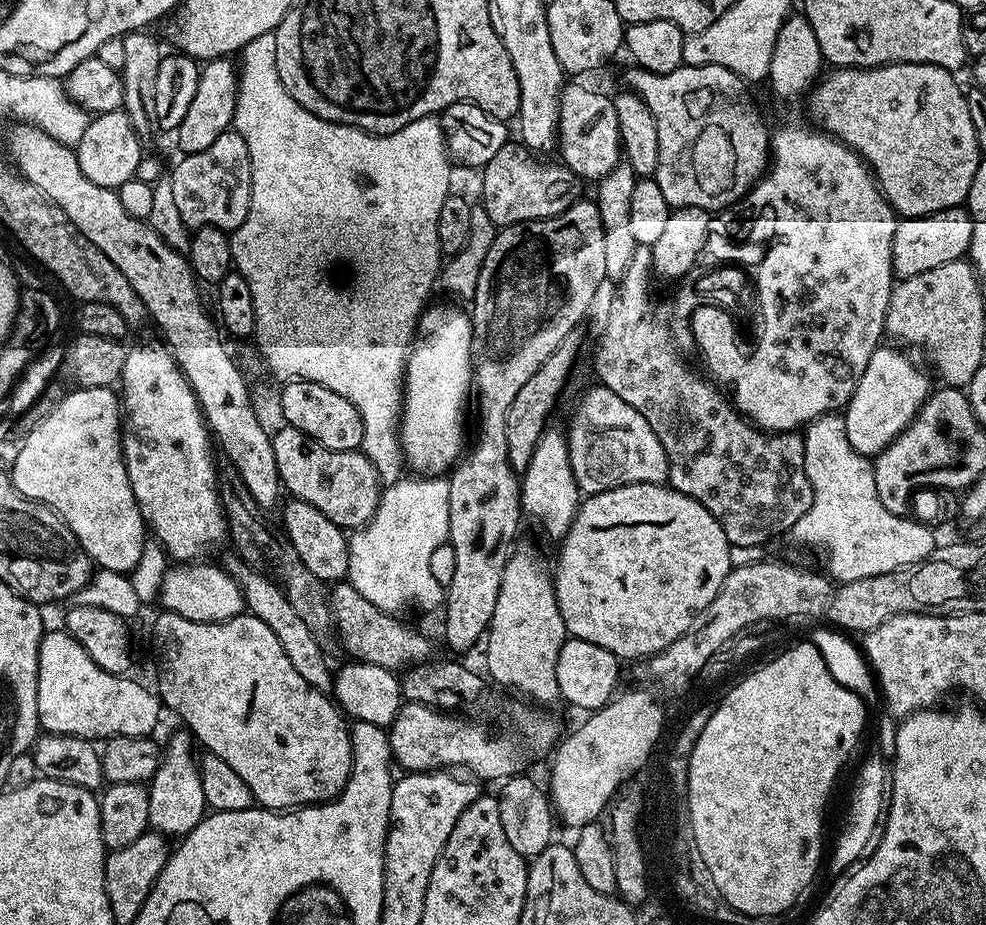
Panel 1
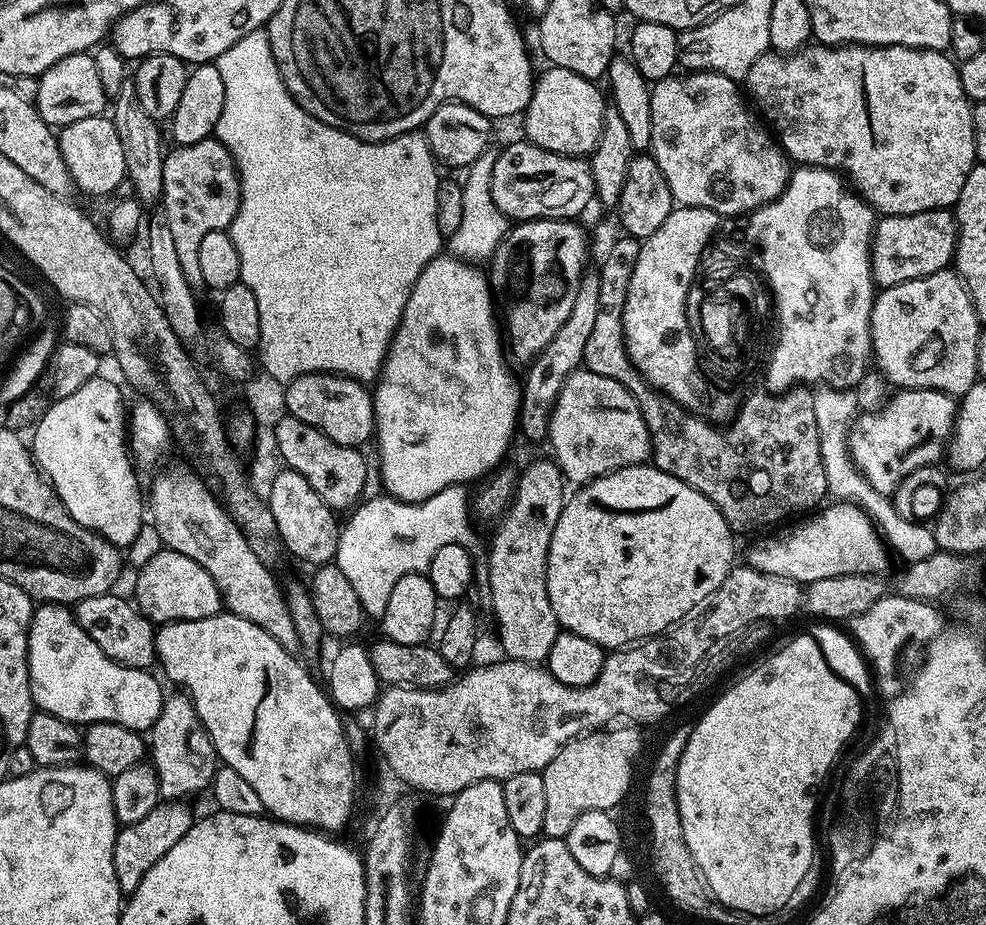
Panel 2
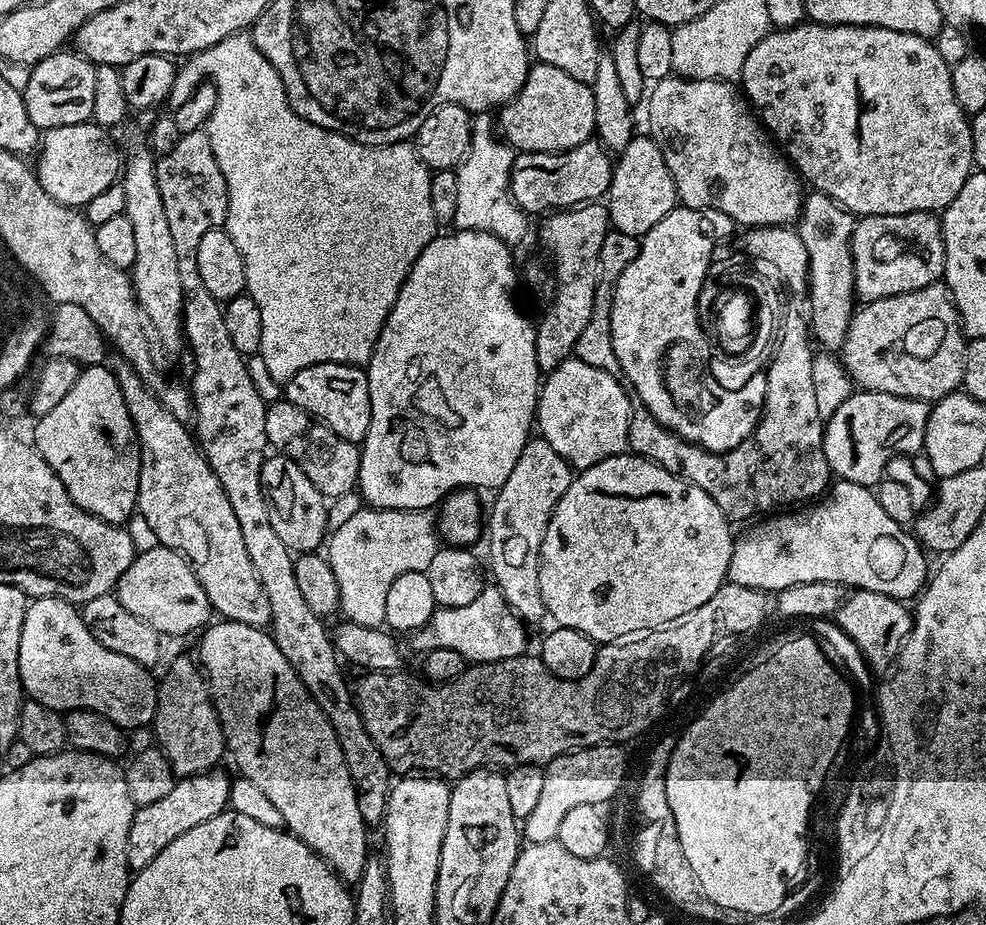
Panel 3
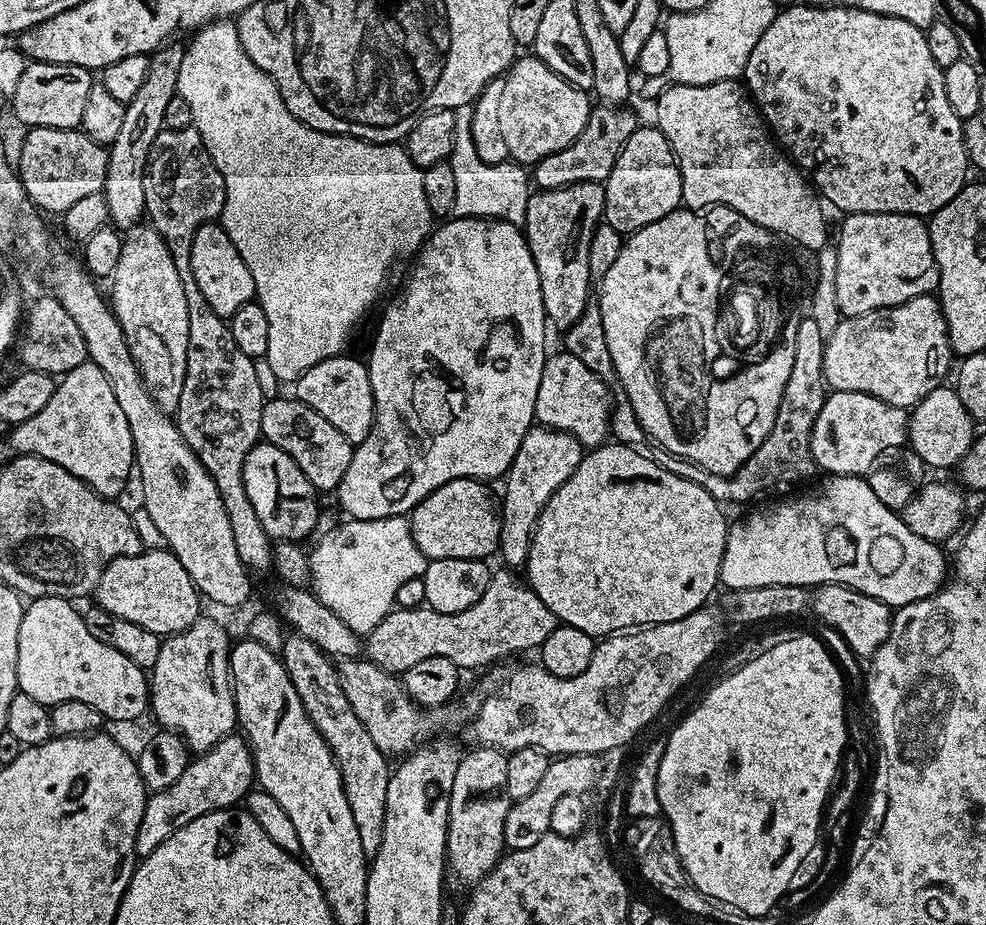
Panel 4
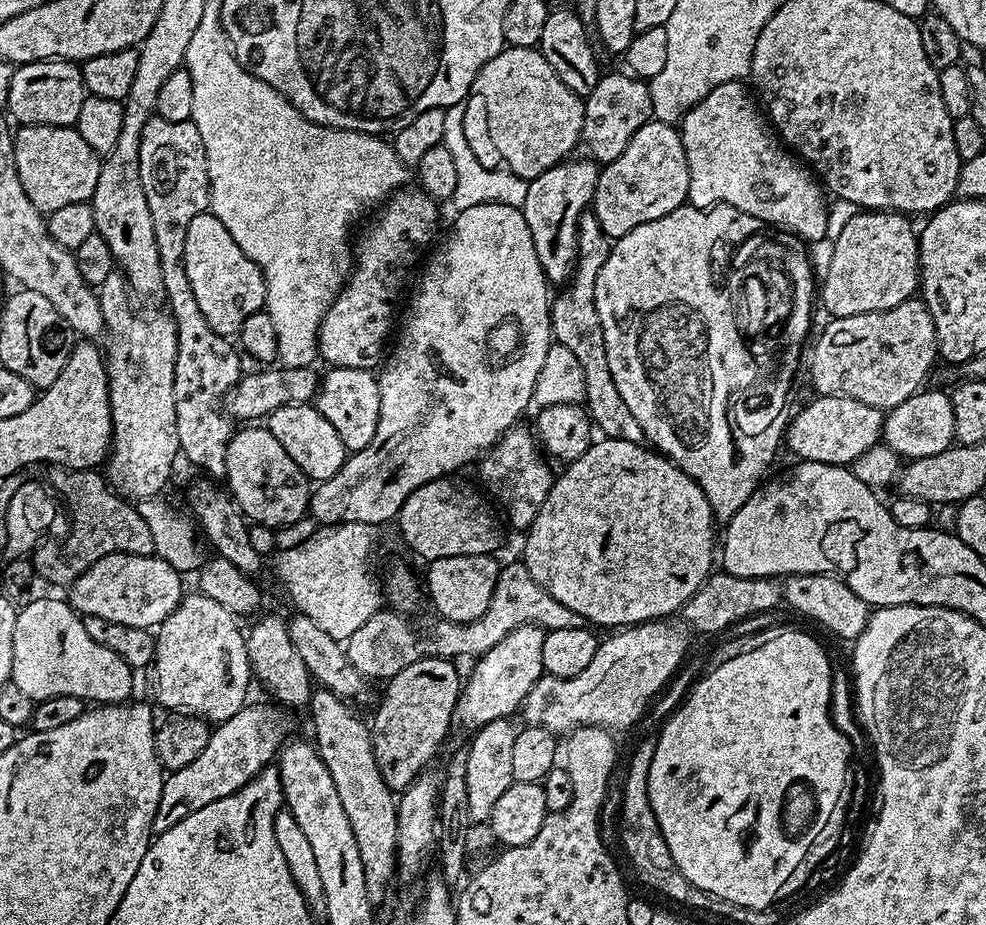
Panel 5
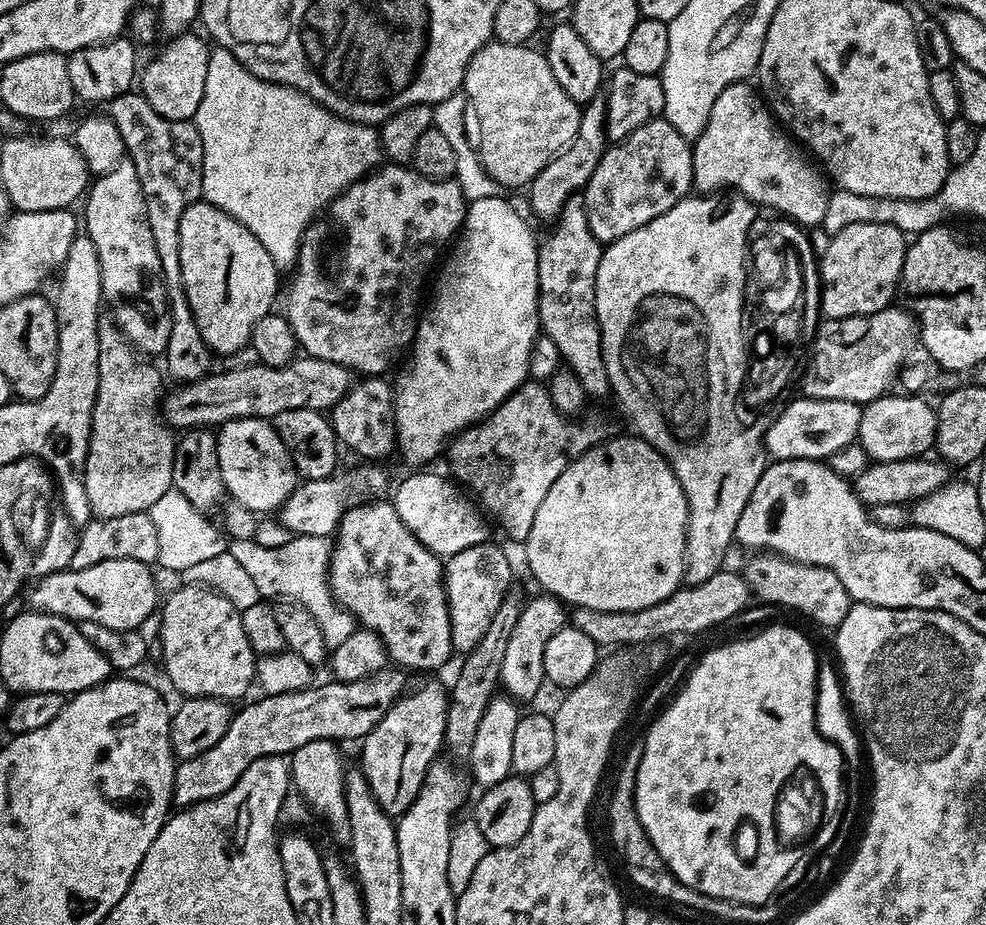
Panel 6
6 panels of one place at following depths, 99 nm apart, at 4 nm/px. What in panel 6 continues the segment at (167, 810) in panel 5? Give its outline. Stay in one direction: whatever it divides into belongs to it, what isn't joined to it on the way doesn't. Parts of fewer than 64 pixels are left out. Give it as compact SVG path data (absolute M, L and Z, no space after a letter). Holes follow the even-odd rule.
M389 666L378 670L378 674L370 674L370 678L358 678L358 682L331 682L332 684L320 684L300 688L296 692L274 692L261 695L261 700L256 700L253 704L248 704L244 709L237 711L232 717L230 726L210 750L206 750L200 756L195 756L189 760L180 760L176 765L174 782L172 783L172 803L176 806L187 806L197 804L203 800L213 800L238 782L250 766L250 762L258 762L258 758L267 756L283 756L299 750L315 740L331 740L341 742L340 740L356 740L366 737L370 730L389 712L396 703L405 695L404 688L405 673L399 667Z

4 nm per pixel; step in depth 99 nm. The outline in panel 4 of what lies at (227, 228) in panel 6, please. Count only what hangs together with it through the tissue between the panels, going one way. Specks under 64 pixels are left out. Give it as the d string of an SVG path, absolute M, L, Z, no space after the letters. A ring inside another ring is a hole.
M219 223L204 224L194 234L194 246L190 246L190 266L194 270L194 282L198 282L198 290L202 290L206 302L214 309L214 314L230 318L242 306L253 303L256 295L254 278L242 262L242 254L230 242L226 230Z

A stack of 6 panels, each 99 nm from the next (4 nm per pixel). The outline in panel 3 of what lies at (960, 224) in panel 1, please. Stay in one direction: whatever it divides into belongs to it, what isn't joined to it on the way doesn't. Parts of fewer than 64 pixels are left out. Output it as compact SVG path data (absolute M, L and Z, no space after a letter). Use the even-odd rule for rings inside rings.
M911 212L910 214L894 214L893 216L866 216L855 221L852 229L852 261L854 262L854 286L857 297L861 301L881 300L894 294L906 294L914 290L922 290L922 286L937 283L944 274L944 235L940 229L941 217L936 212Z

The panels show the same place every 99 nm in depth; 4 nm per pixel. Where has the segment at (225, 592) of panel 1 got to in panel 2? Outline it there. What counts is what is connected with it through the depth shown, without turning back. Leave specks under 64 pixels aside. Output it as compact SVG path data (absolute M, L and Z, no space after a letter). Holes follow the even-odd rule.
M162 550L154 554L154 558L150 558L150 562L146 562L146 566L142 566L135 575L134 603L153 625L210 618L222 611L222 597L218 586L214 586L214 578L210 578L210 574L206 574L206 570L198 566L194 558L186 558L186 554Z

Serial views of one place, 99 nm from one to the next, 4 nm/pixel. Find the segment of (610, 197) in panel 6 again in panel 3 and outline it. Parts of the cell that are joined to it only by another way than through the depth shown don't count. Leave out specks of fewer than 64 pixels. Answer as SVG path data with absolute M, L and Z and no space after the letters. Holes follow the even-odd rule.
M636 134L626 150L622 150L615 157L612 181L606 197L608 219L615 231L639 238L654 226L658 226L658 222L662 222L662 218L666 218L666 214L670 214L670 210L677 207L674 178L666 166L664 153L652 141L651 136Z

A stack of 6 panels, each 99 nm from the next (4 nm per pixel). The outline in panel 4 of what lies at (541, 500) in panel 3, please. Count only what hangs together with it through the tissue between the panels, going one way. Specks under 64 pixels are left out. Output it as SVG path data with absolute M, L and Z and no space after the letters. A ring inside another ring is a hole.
M533 426L522 438L522 446L518 446L518 454L514 454L514 462L509 466L504 484L504 500L502 499L501 542L499 555L504 555L503 563L509 569L520 570L527 565L528 551L532 545L532 534L536 531L536 523L550 498L578 470L586 449L568 432L559 432L557 428Z

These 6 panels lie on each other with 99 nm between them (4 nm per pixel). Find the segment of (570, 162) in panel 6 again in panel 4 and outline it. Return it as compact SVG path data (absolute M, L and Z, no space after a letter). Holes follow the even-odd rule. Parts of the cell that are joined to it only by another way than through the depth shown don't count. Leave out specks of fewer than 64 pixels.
M578 182L561 188L545 188L536 190L528 197L526 218L522 231L528 237L528 249L534 258L534 266L538 266L538 282L542 286L542 306L549 325L559 330L567 330L582 318L586 306L590 302L588 291L593 291L594 281L590 274L590 242L594 238L597 226L604 215L603 183Z

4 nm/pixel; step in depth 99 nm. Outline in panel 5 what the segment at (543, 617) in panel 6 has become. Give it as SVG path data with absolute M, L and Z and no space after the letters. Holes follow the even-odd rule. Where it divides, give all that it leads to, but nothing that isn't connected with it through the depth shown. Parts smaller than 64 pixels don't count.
M537 624L518 626L518 630L502 638L498 646L473 663L476 665L463 681L460 697L454 706L452 722L457 729L460 727L467 734L472 734L477 728L511 717L511 712L517 713L521 709L530 690L545 675L542 666L542 642L545 635L545 629L539 628Z

